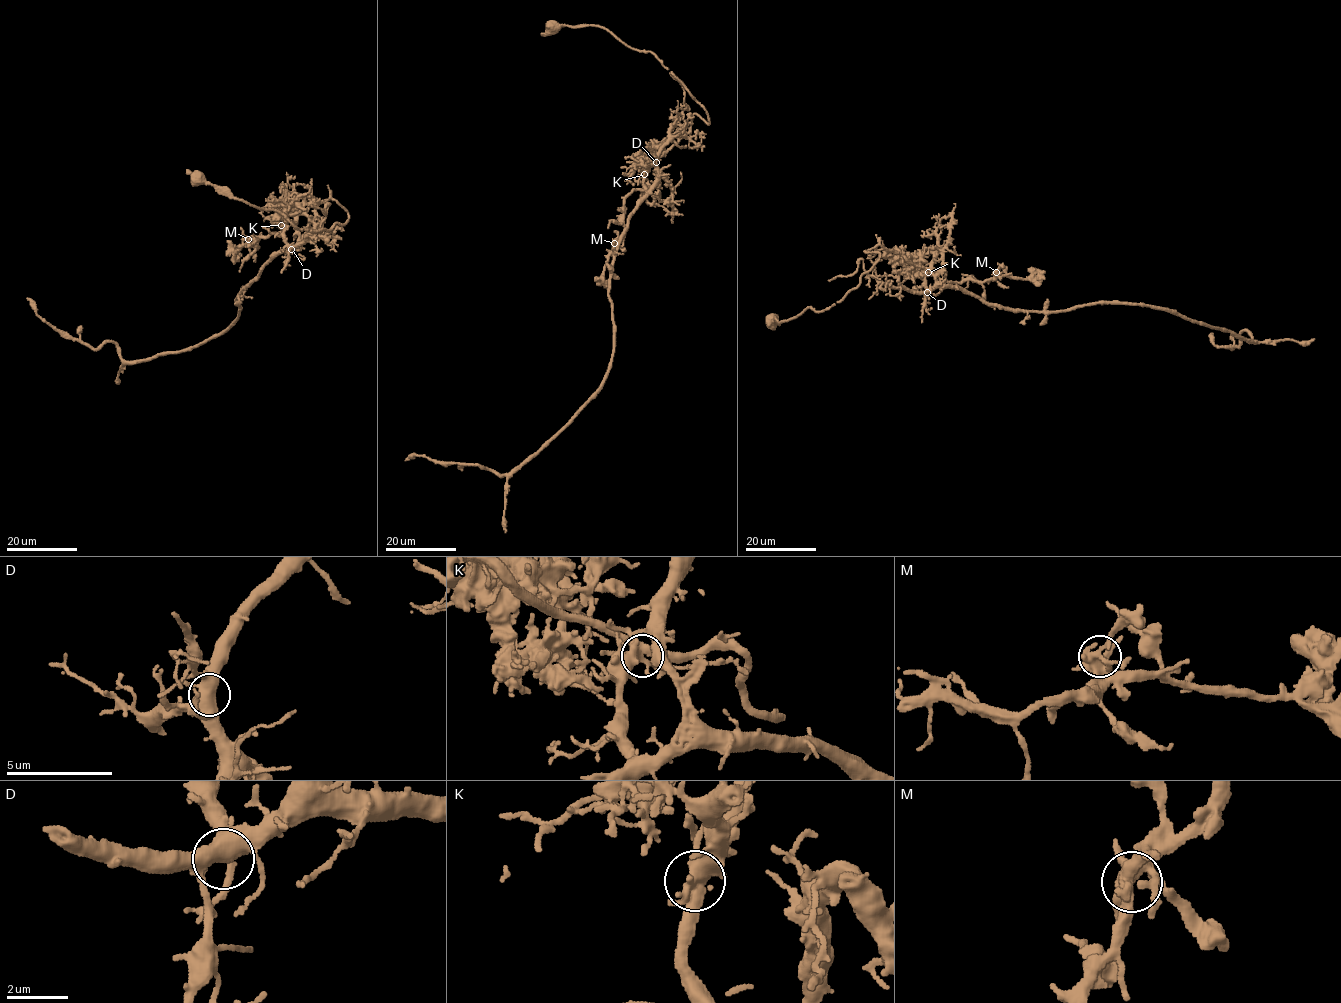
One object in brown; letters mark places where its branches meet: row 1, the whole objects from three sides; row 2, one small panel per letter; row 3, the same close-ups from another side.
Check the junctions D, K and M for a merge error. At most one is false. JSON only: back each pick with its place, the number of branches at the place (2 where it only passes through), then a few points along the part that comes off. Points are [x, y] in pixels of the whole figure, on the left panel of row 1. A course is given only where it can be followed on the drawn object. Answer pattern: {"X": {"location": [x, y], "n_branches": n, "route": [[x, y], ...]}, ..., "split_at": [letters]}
{"K": {"location": [281, 225], "n_branches": 5, "route": [[281, 225], [293, 251], [238, 296], [235, 324], [176, 353], [131, 363], [114, 343], [91, 348], [26, 298]]}, "split_at": ["K"]}

